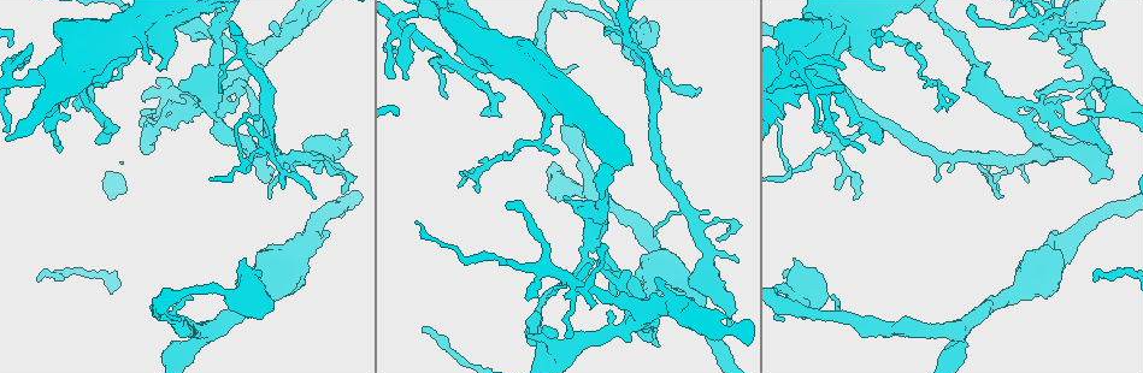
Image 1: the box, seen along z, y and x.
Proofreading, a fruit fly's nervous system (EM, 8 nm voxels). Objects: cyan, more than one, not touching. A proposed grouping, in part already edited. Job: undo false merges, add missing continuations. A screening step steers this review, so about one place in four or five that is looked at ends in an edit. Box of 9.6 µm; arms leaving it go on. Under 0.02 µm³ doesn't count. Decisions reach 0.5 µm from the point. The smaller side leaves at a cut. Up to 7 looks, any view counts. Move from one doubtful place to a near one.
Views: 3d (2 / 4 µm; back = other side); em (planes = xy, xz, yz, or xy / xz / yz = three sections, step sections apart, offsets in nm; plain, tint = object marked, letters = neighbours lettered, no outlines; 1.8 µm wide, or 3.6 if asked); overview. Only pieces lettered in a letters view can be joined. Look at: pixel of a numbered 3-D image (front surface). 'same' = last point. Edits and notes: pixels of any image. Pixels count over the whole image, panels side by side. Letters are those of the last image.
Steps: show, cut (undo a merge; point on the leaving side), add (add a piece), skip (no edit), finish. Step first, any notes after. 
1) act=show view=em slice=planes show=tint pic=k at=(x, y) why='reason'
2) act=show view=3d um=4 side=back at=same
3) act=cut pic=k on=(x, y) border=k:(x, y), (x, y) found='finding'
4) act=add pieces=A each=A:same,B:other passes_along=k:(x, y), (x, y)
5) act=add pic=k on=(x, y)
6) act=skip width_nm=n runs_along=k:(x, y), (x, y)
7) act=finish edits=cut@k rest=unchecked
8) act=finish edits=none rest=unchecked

act=show view=em um=3.6 slice=yz step=16 show=tint pic=1 at=(289, 263) why='calibre changes'

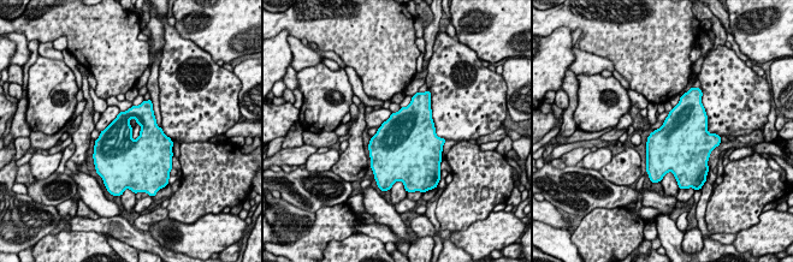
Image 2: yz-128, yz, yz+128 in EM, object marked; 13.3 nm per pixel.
act=show view=em um=3.6 slice=planes show=letters at=same why='another direction'

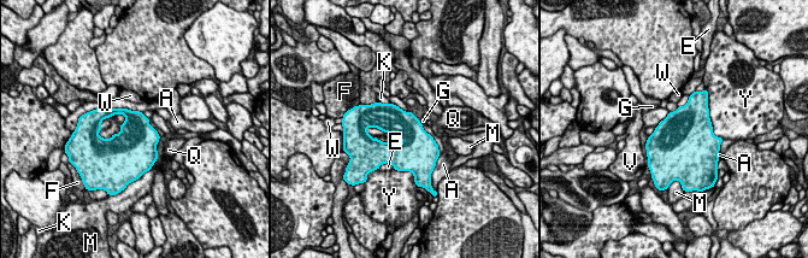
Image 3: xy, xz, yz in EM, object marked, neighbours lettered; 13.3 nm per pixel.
act=skip each=A:other,E:other,F:other,G:other,K:other,M:other,Q:other,V:other,W:other,Y:other found='one cell here'

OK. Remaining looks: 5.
act=show view=em slice=planes show=plain pic=1 at=(274, 171) why='end of a long branch'

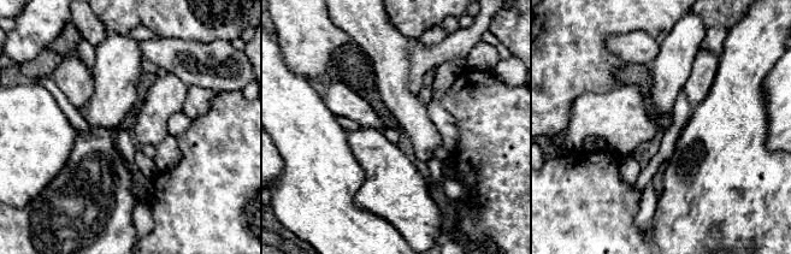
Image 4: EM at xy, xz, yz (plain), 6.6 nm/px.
act=show view=em slice=planes show=letters at=same why='what lies round it'

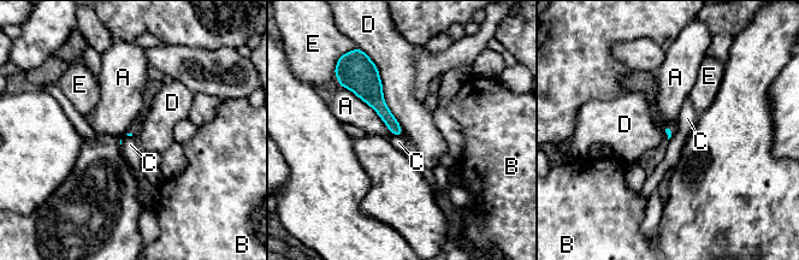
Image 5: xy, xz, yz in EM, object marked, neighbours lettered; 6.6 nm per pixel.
act=skip each=A:other,B:other,C:other,D:other,E:other found='no lettered piece goes on from it'

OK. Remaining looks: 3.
act=show view=em um=3.6 slice=planes show=letters pic=1 at=(705, 264) why='sudden change in width'

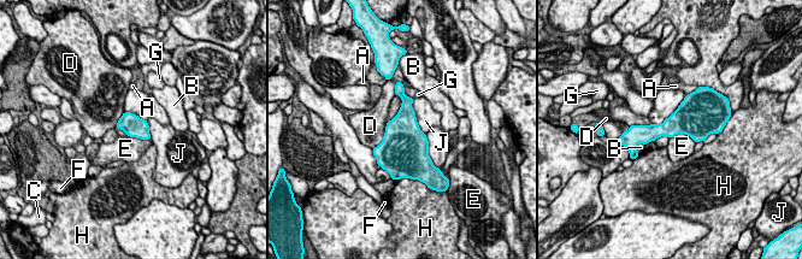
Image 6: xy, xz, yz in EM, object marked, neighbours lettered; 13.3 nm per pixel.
act=skip each=A:other,B:other,C:other,D:other,E:other,F:other,G:other,H:other,J:other border=6:(668, 137), (660, 136), (654, 140) found='one cell here'

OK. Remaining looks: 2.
act=finish edits=none rest=unchecked

